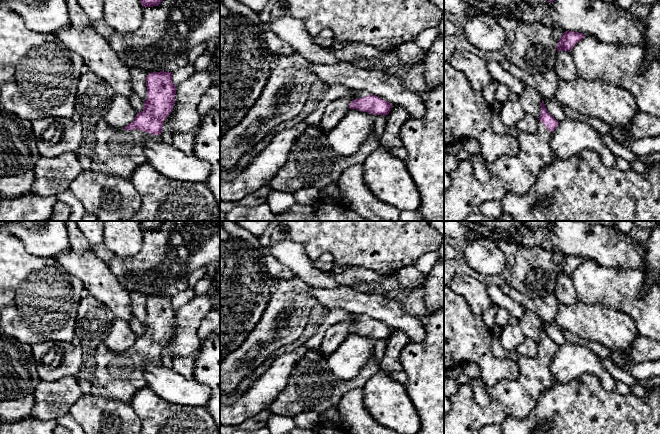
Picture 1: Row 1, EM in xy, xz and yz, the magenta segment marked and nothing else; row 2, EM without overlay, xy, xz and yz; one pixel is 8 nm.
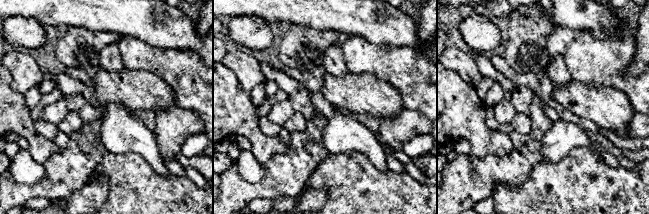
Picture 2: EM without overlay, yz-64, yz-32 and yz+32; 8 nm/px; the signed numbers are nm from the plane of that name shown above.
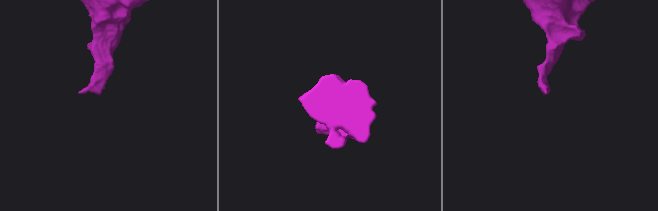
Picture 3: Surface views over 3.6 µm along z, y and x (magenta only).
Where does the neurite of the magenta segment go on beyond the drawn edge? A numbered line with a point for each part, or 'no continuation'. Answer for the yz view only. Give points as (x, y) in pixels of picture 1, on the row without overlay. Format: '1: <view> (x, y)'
1: yz (518, 397)

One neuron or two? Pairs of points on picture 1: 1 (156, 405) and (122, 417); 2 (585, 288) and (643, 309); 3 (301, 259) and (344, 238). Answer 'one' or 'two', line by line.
1: two
2: one
3: two

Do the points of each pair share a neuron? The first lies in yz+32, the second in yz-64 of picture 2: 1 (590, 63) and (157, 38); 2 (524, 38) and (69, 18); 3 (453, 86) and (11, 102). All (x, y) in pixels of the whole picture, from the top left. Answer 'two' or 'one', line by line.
1: two
2: two
3: one

